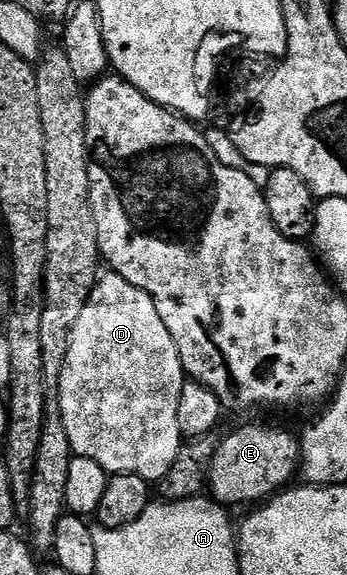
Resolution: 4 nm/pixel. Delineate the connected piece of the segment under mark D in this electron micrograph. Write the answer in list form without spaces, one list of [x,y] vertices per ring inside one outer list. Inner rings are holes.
[[[112,271],[99,275],[98,283],[94,285],[92,294],[86,299],[84,311],[76,321],[76,330],[72,330],[72,342],[68,346],[68,358],[64,358],[60,378],[58,379],[58,397],[60,410],[64,418],[64,430],[68,430],[68,442],[72,442],[75,456],[92,458],[92,462],[100,462],[100,466],[107,474],[136,474],[148,482],[162,480],[168,470],[172,470],[172,462],[176,462],[176,454],[180,454],[184,437],[180,430],[180,394],[182,387],[188,382],[188,377],[182,371],[180,354],[176,350],[176,342],[172,342],[172,334],[168,334],[168,326],[164,326],[164,318],[156,310],[152,298],[144,290],[132,286],[124,278],[120,278]]]

